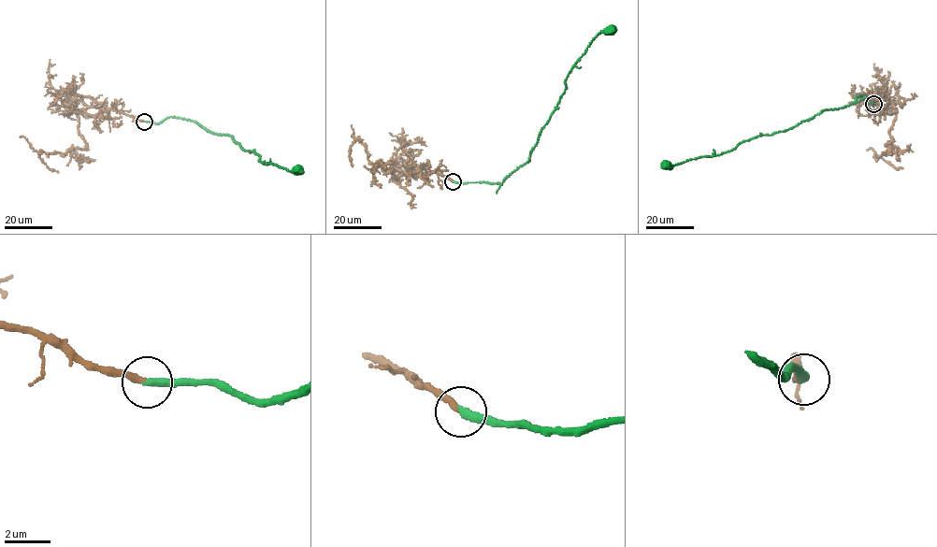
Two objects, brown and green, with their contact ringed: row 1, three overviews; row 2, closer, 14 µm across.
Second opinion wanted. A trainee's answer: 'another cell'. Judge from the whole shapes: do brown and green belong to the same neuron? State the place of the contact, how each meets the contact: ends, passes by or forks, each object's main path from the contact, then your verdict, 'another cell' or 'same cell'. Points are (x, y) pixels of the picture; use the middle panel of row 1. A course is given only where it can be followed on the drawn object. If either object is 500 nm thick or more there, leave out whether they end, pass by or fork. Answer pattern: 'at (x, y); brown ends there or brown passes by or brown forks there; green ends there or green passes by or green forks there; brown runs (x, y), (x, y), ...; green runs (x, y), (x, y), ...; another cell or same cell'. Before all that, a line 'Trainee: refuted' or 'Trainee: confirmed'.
Trainee: refuted
at (453, 181); brown ends there; green ends there; brown runs (453, 180), (433, 172), (393, 177), (381, 162), (367, 160), (357, 139), (349, 151), (352, 166); green runs (453, 181), (501, 184), (511, 173), (528, 162), (542, 128), (564, 93), (570, 70), (594, 37), (610, 30); same cell

